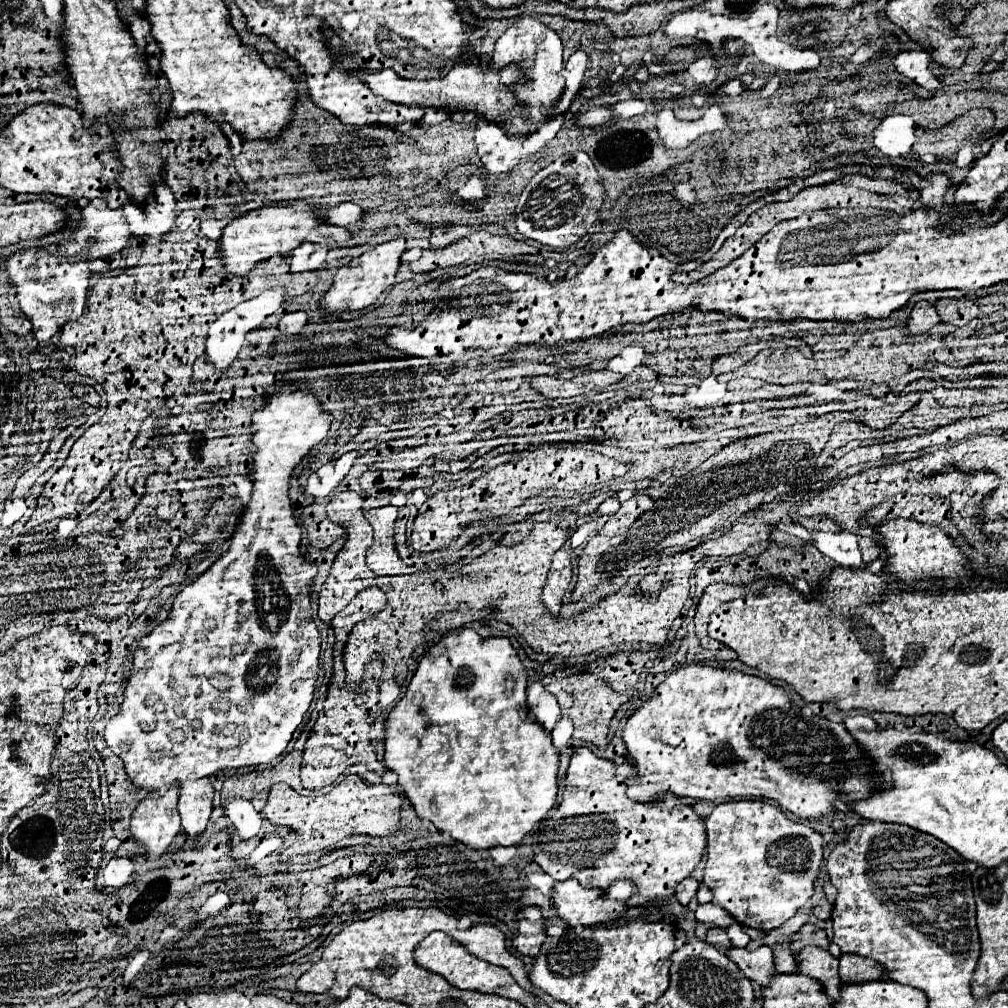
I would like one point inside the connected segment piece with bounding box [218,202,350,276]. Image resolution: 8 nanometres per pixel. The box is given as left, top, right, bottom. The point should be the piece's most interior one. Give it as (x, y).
(256, 235)

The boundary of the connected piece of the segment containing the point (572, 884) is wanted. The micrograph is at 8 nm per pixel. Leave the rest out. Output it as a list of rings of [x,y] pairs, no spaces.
[[[570,878],[564,882],[556,882],[554,886],[554,906],[556,914],[568,924],[568,926],[604,926],[614,920],[618,920],[628,910],[628,898],[634,896],[634,884],[626,880],[618,880],[610,886],[608,892],[600,892],[598,888],[582,888],[578,880]]]

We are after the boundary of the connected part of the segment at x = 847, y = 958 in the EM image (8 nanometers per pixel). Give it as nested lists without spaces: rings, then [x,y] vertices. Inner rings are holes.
[[[842,954],[840,956],[840,978],[844,984],[884,980],[886,970],[874,960],[860,958],[856,954]]]

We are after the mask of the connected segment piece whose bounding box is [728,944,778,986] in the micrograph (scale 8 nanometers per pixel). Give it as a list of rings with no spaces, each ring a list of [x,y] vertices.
[[[762,944],[754,952],[748,952],[744,948],[732,948],[728,956],[738,964],[746,978],[758,982],[760,986],[768,986],[768,982],[778,974],[774,970],[774,952],[766,944]]]

